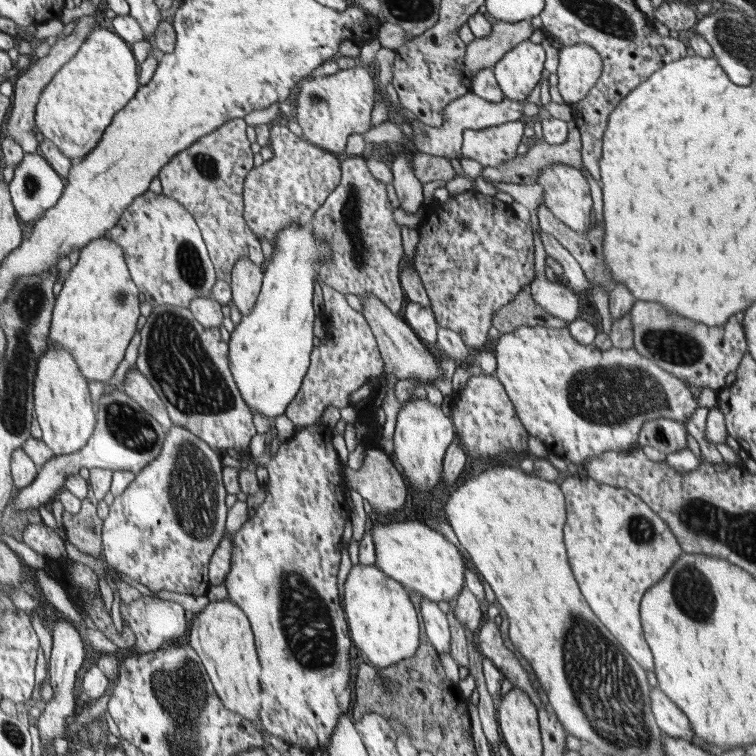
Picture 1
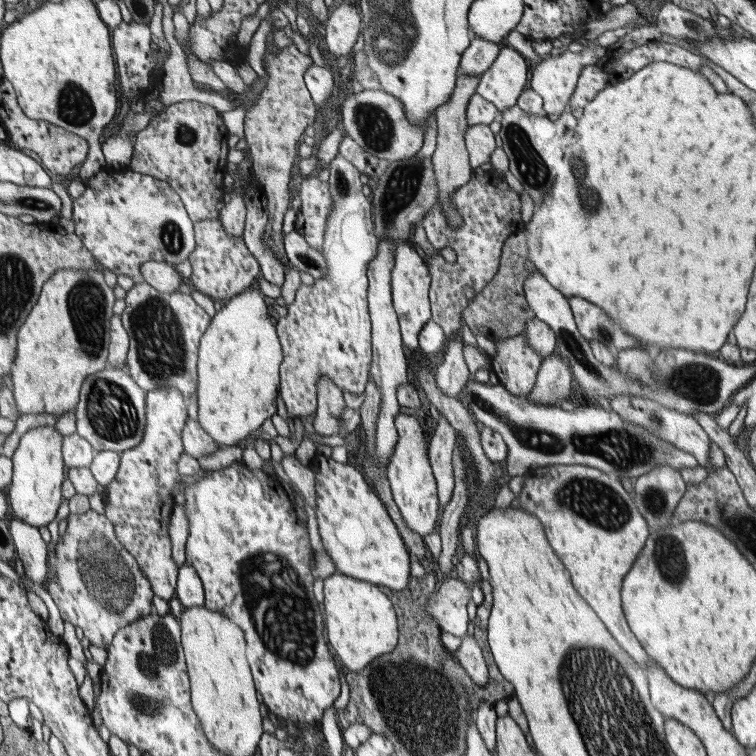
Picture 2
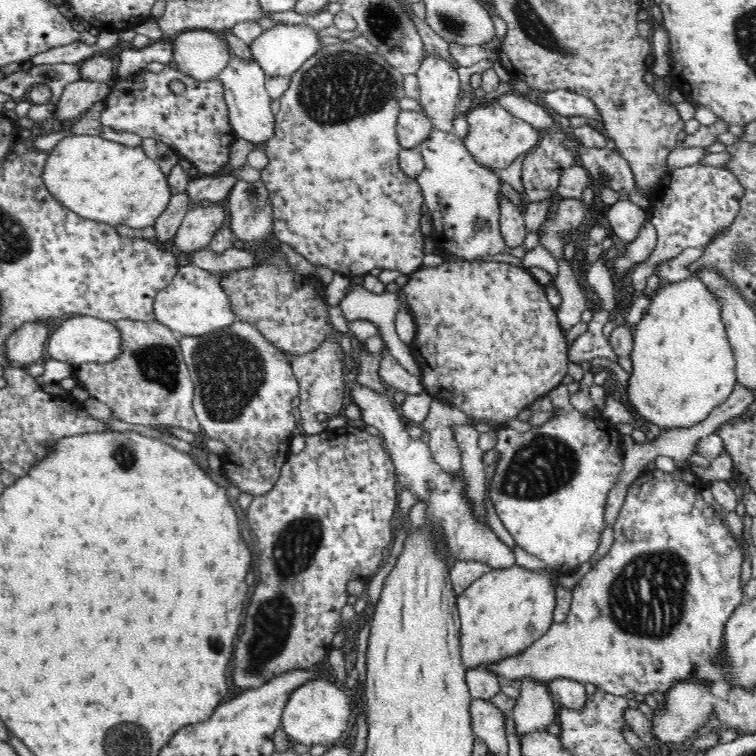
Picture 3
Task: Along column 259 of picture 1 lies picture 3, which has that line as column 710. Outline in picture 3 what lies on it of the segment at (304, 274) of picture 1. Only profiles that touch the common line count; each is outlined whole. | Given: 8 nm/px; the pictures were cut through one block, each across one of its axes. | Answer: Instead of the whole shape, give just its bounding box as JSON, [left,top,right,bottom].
[626,276,737,430]

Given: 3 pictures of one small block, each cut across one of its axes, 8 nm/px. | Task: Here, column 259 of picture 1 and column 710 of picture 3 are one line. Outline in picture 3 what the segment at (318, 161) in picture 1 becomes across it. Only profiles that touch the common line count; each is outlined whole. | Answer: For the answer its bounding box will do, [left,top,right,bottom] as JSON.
[630,164,744,299]

